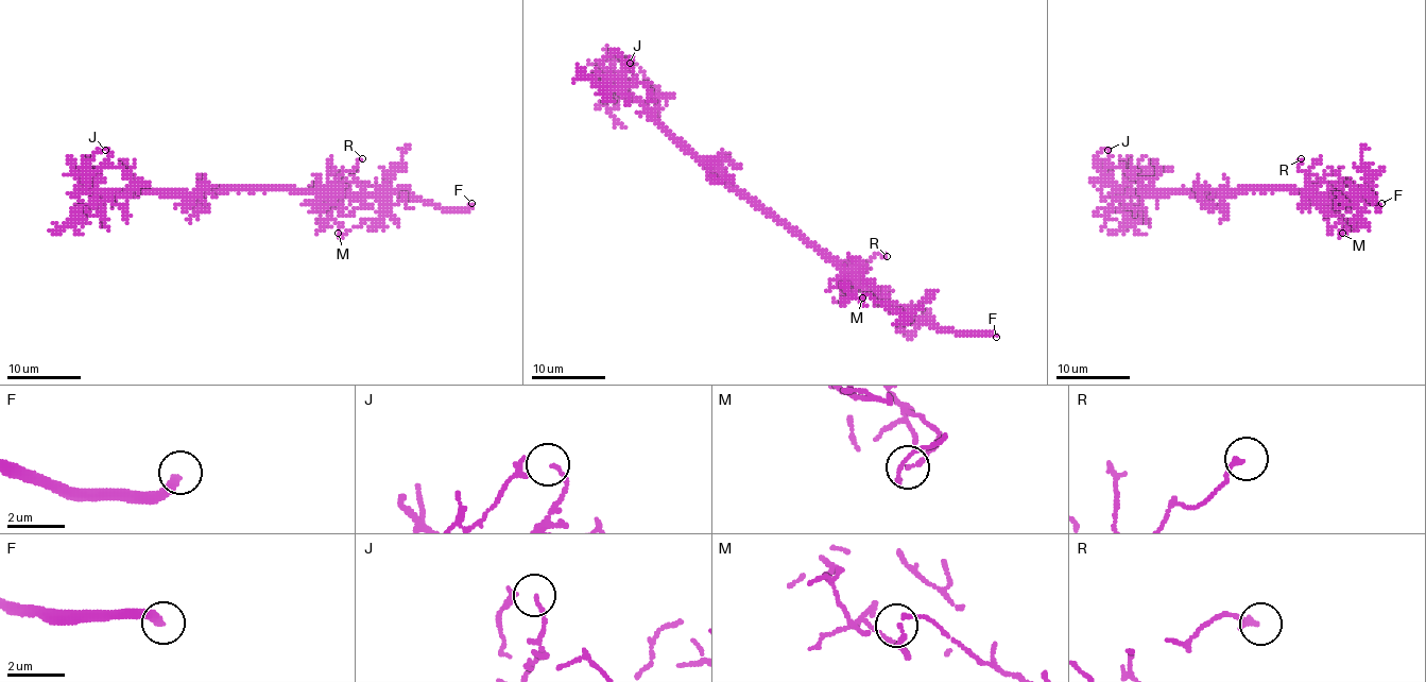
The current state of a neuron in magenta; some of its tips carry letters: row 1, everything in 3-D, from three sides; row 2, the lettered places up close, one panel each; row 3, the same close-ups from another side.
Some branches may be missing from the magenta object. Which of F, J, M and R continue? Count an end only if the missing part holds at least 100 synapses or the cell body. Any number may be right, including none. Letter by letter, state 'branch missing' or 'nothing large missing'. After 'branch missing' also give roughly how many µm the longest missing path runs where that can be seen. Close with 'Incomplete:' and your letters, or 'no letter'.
F: branch missing | 70 µm
J: nothing large missing
M: nothing large missing
R: nothing large missing
Incomplete: F

